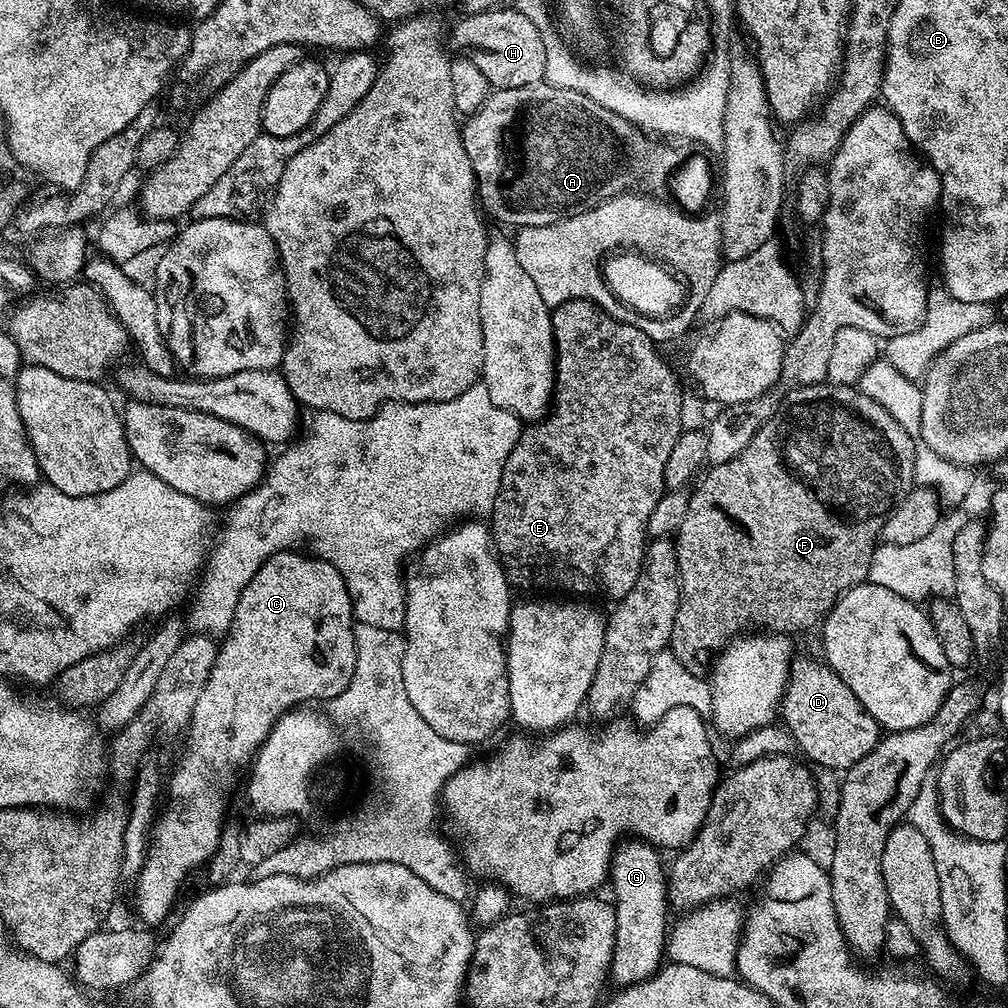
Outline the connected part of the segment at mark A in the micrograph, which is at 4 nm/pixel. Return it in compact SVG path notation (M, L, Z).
M533 86L508 90L510 103L528 112L524 116L528 132L520 140L524 148L520 148L517 157L518 174L532 184L520 200L514 197L515 212L520 212L520 216L508 216L508 226L537 228L588 212L613 194L635 189L632 187L640 176L647 174L648 168L652 172L673 171L675 203L685 213L699 213L707 202L712 192L712 168L706 157L688 156L684 160L683 154L668 144L651 148L644 141L643 131L572 88Z

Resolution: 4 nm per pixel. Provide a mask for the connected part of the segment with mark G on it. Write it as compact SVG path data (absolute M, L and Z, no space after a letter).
M628 838L616 845L612 854L610 869L610 885L616 895L616 945L612 955L610 969L611 983L616 986L631 986L649 980L660 971L666 960L666 937L670 931L670 920L664 917L670 902L668 900L668 885L666 883L666 864L660 861L661 853L651 844L645 844L643 839Z

